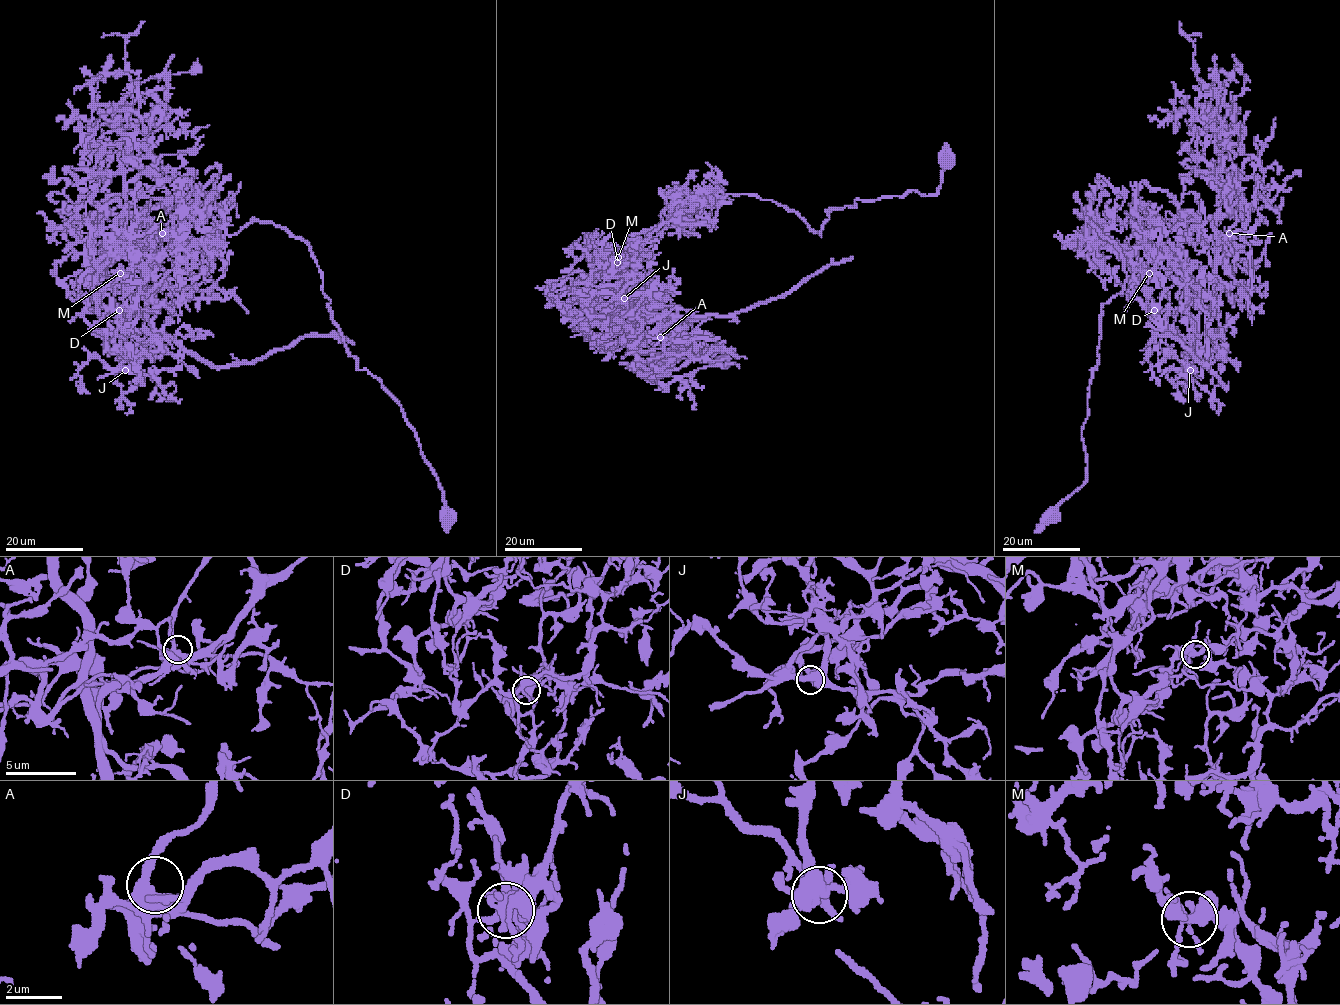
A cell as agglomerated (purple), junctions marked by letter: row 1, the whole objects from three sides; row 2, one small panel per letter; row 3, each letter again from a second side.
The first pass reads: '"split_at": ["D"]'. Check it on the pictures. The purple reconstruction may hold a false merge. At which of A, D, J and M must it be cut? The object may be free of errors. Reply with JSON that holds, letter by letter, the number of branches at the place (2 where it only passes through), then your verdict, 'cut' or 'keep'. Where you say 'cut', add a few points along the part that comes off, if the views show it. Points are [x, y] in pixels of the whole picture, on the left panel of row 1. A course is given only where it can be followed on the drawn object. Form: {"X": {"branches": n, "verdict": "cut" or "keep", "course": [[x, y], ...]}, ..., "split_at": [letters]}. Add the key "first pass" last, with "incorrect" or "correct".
{"A": {"branches": 3, "verdict": "keep"}, "D": {"branches": 3, "verdict": "cut", "course": [[119, 311], [208, 236], [258, 219], [302, 238], [356, 369], [414, 431], [446, 533]]}, "J": {"branches": 3, "verdict": "keep"}, "M": {"branches": 3, "verdict": "keep"}, "split_at": ["D"], "first pass": "correct"}

